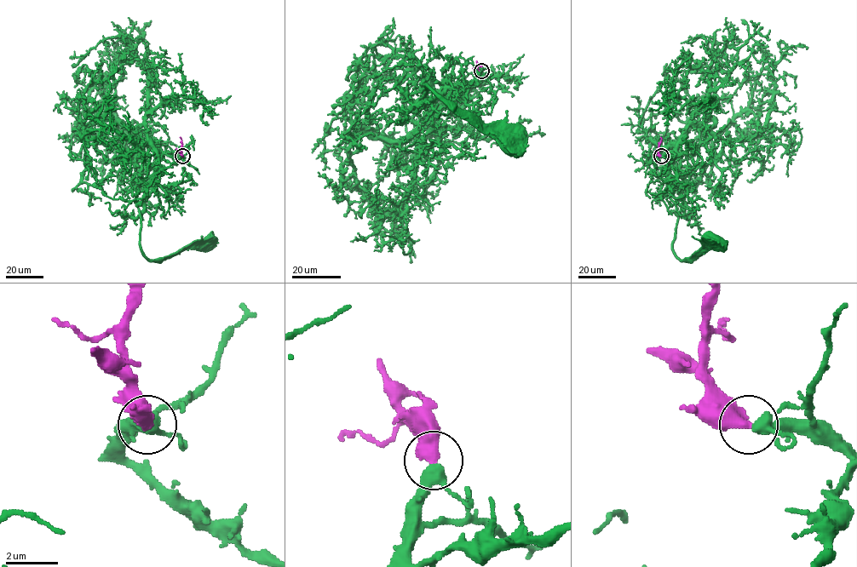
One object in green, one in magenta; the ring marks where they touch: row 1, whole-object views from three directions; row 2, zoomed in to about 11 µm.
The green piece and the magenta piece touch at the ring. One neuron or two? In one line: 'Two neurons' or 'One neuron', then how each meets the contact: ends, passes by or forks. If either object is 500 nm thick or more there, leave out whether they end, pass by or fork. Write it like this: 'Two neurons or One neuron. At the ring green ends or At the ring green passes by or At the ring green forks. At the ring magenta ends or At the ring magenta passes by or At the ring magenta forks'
One neuron

